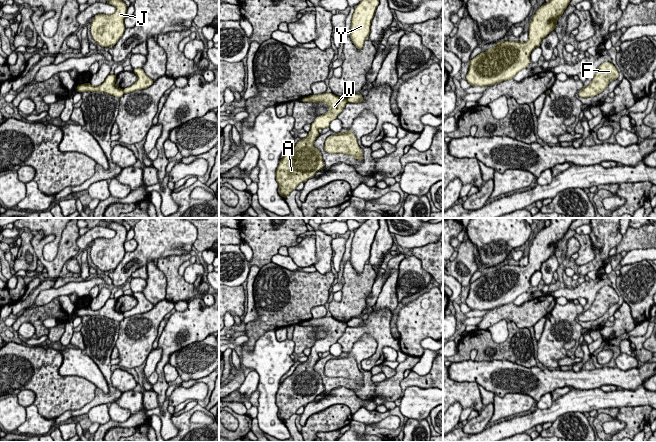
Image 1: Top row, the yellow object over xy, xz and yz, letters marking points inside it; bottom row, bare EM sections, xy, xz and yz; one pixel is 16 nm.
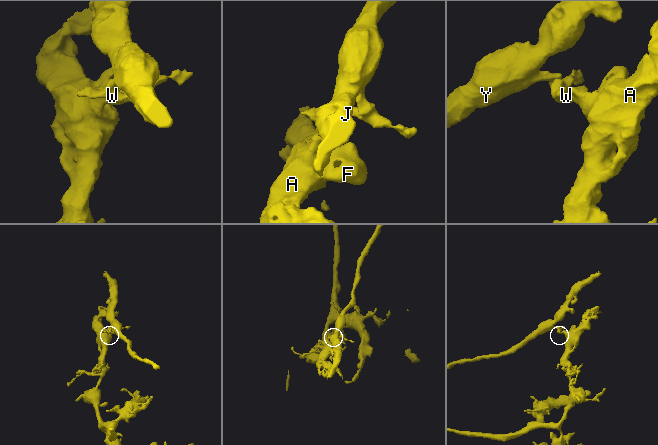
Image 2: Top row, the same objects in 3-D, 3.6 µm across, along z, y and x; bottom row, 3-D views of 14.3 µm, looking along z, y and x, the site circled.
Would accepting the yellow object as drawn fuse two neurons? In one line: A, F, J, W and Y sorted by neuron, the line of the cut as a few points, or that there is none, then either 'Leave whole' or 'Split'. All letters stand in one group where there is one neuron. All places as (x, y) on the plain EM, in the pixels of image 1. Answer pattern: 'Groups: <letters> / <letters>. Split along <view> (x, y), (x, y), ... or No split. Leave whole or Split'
Groups: A F W / J Y. Split along xy (122, 313), (124, 316). Split

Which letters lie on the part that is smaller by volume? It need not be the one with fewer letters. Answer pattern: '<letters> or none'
J, Y

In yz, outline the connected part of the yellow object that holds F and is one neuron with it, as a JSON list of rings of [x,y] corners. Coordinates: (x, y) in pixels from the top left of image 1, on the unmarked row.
[[[604,286],[597,292],[590,308],[578,315],[578,319],[582,322],[597,320],[607,312],[611,304],[618,304],[618,301],[619,296],[615,289]]]

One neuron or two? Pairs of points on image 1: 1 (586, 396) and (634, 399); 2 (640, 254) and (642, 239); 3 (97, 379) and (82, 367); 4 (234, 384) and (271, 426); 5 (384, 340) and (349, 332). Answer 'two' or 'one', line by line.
1: one
2: two
3: one
4: two
5: one

